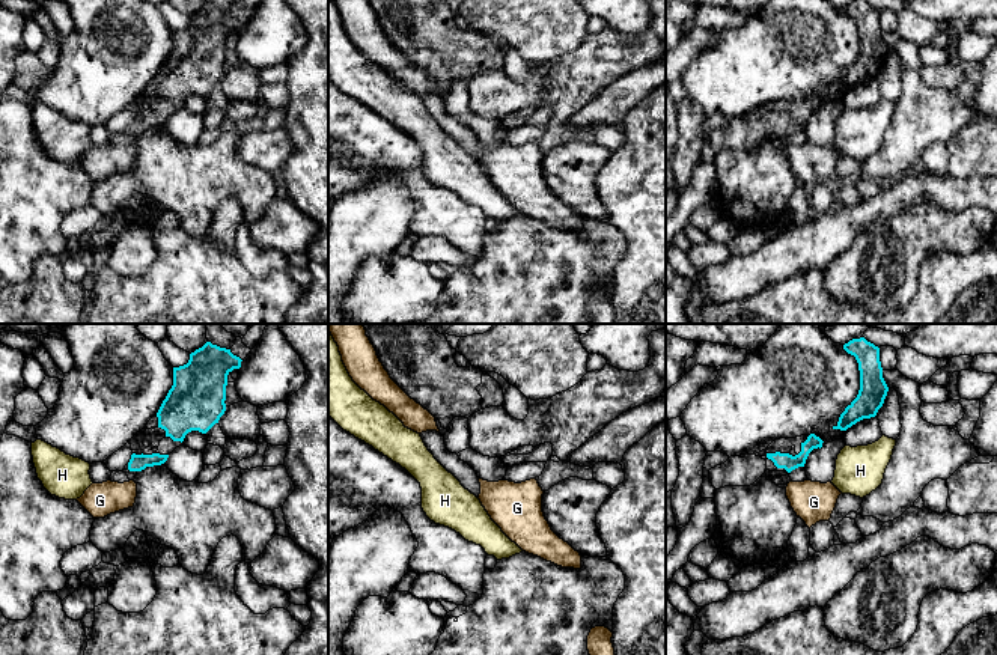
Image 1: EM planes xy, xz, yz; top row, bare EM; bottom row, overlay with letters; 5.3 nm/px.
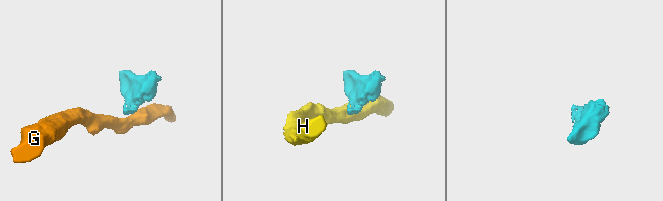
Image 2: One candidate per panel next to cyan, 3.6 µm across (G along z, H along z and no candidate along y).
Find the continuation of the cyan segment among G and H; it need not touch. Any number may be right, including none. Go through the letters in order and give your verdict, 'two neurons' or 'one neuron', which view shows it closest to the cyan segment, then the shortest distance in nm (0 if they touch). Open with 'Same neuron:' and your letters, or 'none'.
Same neuron: none
G: two neurons | yz | 50 nm
H: two neurons | yz | 90 nm

